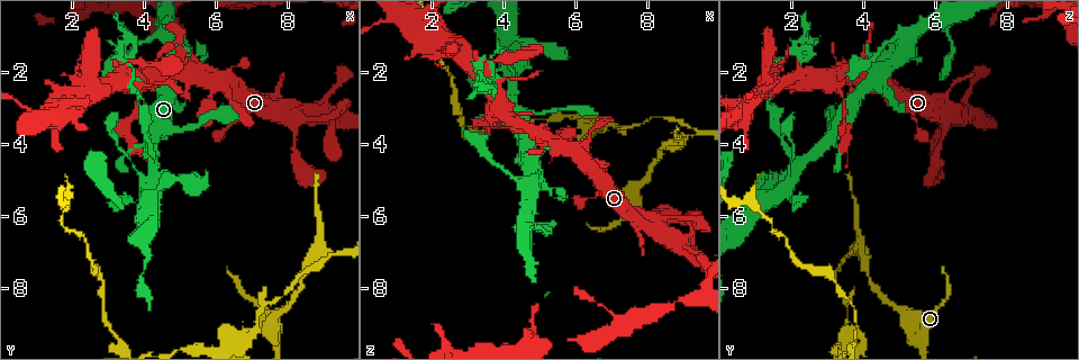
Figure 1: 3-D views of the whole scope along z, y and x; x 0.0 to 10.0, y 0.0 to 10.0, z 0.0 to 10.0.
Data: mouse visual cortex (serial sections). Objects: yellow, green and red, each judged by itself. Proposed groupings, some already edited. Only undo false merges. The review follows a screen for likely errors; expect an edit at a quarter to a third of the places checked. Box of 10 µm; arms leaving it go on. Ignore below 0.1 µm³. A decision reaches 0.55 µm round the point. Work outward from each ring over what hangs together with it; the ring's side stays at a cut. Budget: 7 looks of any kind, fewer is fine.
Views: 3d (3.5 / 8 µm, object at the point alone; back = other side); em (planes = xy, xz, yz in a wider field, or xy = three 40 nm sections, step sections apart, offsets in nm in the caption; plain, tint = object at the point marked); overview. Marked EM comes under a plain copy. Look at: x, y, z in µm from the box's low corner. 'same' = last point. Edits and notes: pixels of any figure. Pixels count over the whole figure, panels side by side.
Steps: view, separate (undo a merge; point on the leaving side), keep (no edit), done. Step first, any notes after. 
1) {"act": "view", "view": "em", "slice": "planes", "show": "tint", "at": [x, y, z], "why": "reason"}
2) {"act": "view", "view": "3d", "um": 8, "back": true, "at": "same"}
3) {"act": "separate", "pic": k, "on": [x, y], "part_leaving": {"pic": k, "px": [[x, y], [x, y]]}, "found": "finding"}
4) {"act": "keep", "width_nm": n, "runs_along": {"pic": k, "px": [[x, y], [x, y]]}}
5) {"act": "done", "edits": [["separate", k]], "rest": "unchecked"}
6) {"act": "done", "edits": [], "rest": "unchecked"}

{"act": "view", "view": "3d", "um": 3.5, "at": [9.40, 7.05, 3.65], "why": "sudden change in width"}

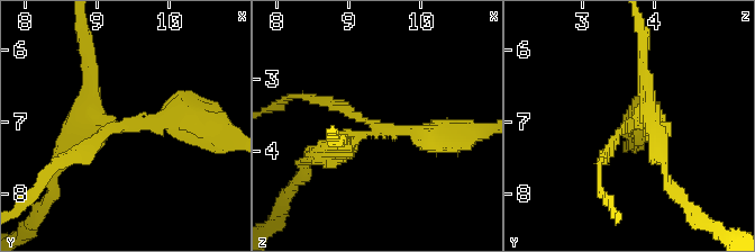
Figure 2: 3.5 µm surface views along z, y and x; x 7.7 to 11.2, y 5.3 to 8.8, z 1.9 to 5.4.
{"act": "view", "view": "em", "slice": "planes", "show": "tint", "at": [9.40, 7.10, 3.70]}

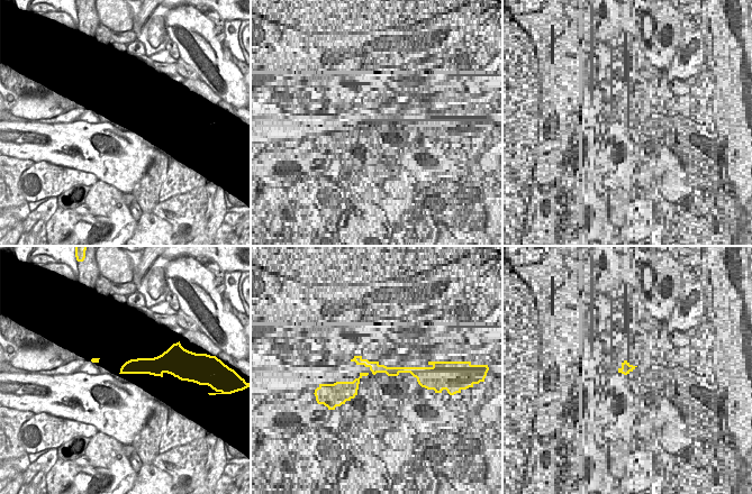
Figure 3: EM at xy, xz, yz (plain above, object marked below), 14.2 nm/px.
{"act": "separate", "pic": 2, "on": [156, 117], "part_leaving": {"pic": 2, "px": [[372, 129], [342, 106], [293, 98]]}, "found": "two cells meet here"}

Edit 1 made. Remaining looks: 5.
{"act": "view", "view": "overview"}

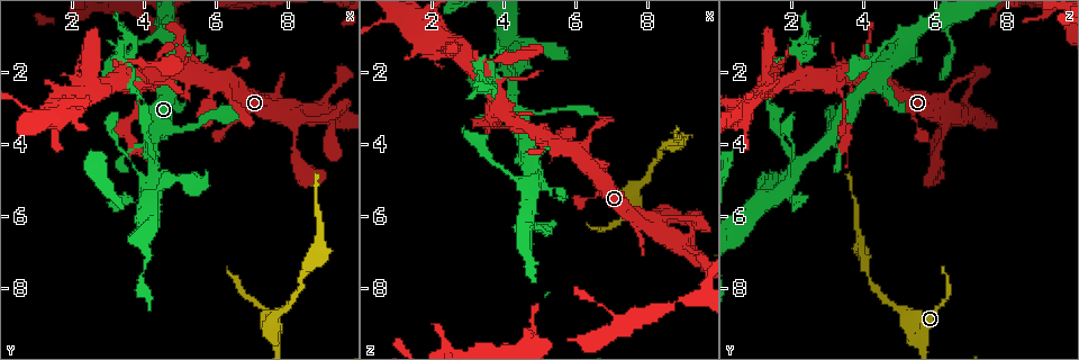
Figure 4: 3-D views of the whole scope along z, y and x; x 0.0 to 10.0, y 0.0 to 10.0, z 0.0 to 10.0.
{"act": "view", "view": "3d", "um": 8, "back": true, "at": [4.40, 4.55, 2.35], "why": "two arms in line, one across"}

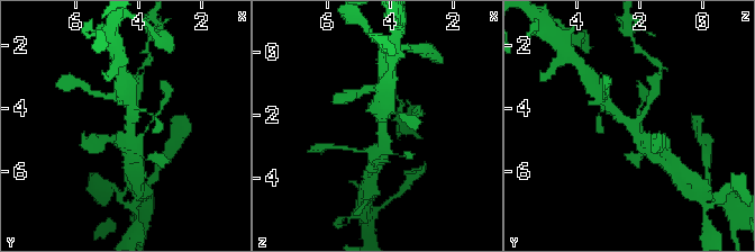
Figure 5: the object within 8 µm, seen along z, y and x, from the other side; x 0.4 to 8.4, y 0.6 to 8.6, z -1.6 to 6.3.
{"act": "view", "view": "3d", "um": 3.5, "back": true, "at": "same"}

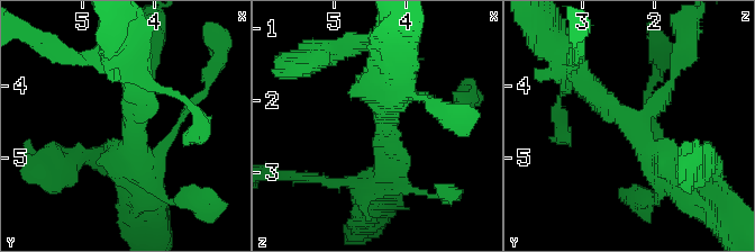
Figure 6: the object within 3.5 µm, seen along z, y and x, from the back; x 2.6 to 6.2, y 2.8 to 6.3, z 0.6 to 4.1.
{"act": "view", "view": "em", "slice": "xy", "step": 3, "show": "tint", "at": [4.35, 4.50, 2.35], "arms": 3, "arm_widths_nm": [200, 350, 350], "why": "shape alone is not enough"}

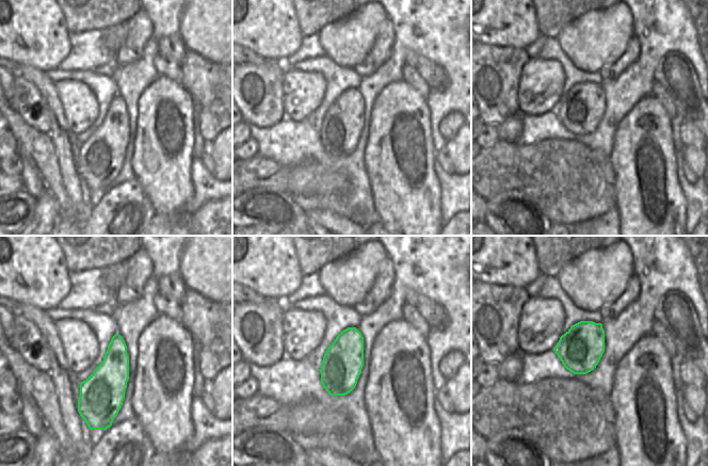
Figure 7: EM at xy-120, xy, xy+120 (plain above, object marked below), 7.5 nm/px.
{"act": "keep", "runs_along": {"pic": 6, "px": [[575, 69], [627, 117], [670, 180]]}, "found": "continuous, no second cell"}

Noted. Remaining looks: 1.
{"act": "done", "edits": [["separate", 2]], "rest": "unchecked"}

